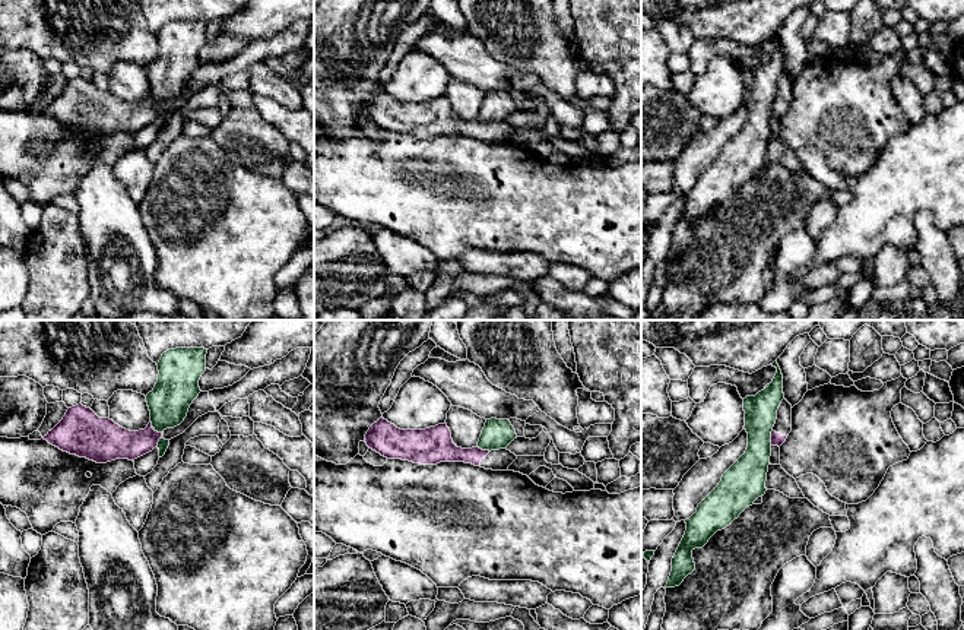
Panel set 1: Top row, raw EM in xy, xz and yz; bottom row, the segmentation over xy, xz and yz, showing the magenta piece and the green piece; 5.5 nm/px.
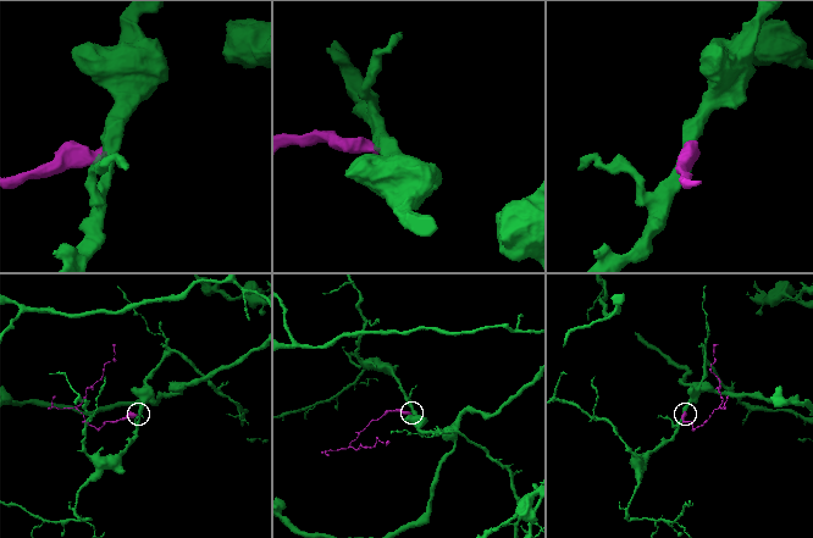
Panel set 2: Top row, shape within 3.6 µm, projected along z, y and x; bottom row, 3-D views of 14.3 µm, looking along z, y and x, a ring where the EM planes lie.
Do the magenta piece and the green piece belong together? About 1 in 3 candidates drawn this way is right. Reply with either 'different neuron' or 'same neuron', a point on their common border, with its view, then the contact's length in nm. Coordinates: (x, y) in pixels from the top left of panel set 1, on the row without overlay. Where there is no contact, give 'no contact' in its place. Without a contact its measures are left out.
different neuron; meets magenta in xy at (161, 108); contact 90 nm long

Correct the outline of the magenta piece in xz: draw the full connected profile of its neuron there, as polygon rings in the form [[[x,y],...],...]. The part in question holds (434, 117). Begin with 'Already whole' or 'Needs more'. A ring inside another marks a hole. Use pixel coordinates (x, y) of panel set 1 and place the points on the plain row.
Needs more. [[[383,89],[365,107],[365,115],[387,132],[402,132],[421,137],[464,134],[492,143],[508,143],[517,132],[507,121],[482,123],[478,118],[462,121],[453,115],[447,96],[425,102],[400,102]]]

